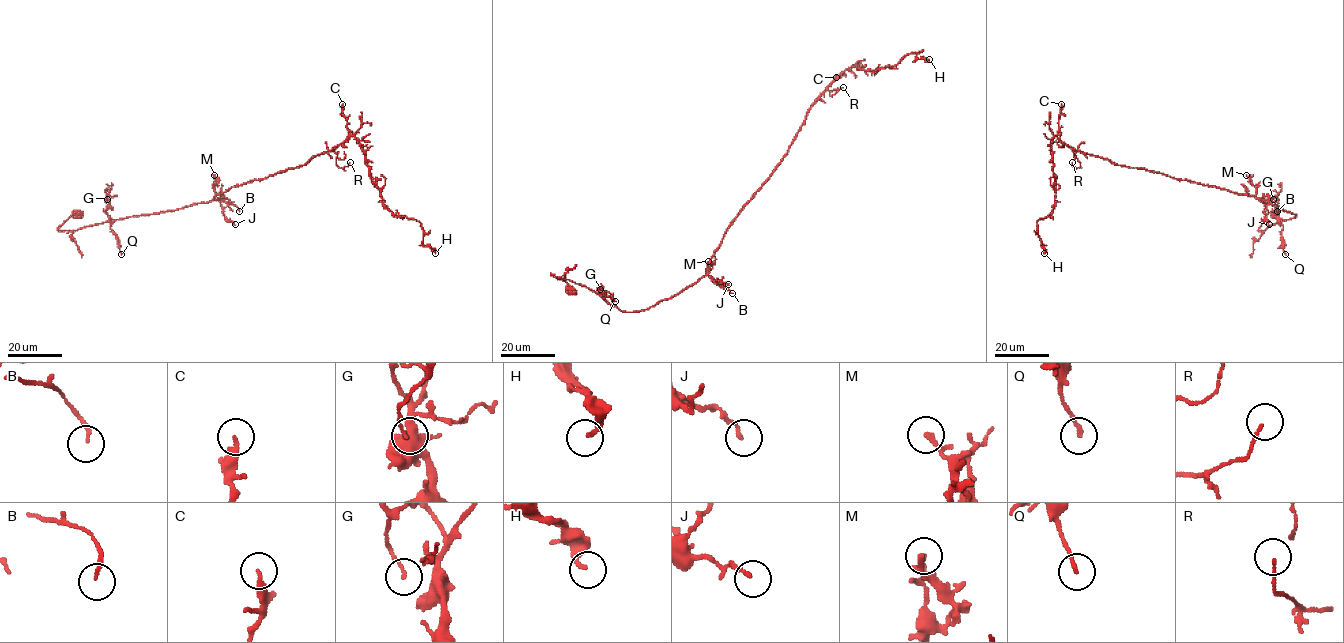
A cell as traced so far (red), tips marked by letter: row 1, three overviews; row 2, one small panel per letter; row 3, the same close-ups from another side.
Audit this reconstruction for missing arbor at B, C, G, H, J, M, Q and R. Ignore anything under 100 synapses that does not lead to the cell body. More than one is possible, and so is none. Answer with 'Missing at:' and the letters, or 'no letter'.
Missing at: no letter

